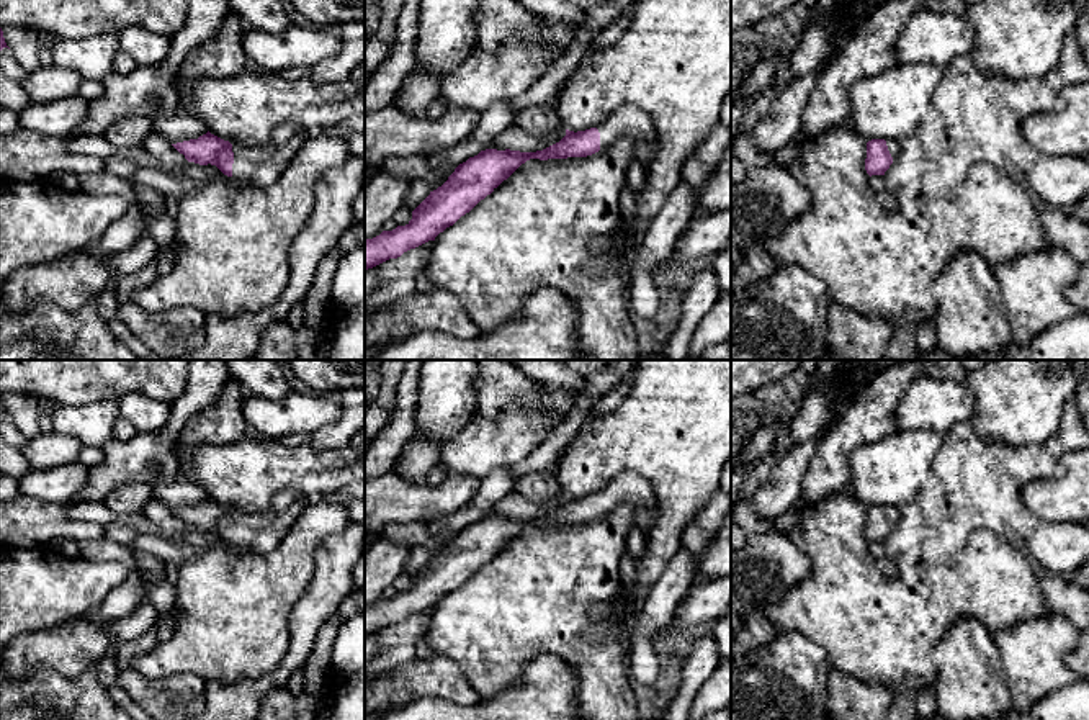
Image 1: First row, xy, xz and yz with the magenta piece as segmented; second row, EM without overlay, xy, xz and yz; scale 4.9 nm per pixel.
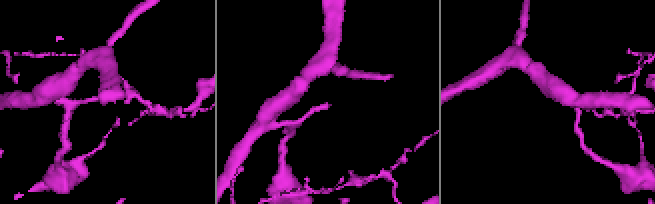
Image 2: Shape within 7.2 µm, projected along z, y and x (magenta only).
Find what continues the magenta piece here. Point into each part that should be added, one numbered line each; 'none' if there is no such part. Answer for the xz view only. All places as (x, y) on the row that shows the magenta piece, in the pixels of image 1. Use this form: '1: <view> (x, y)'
1: xz (631, 121)

